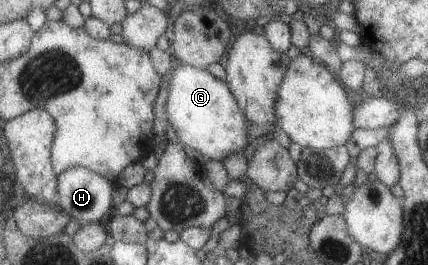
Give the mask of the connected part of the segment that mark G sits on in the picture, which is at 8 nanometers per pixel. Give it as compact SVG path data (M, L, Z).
M177 63L169 78L166 119L176 132L181 146L200 152L204 159L221 161L225 156L243 151L248 144L247 122L227 81L209 74L205 69Z

